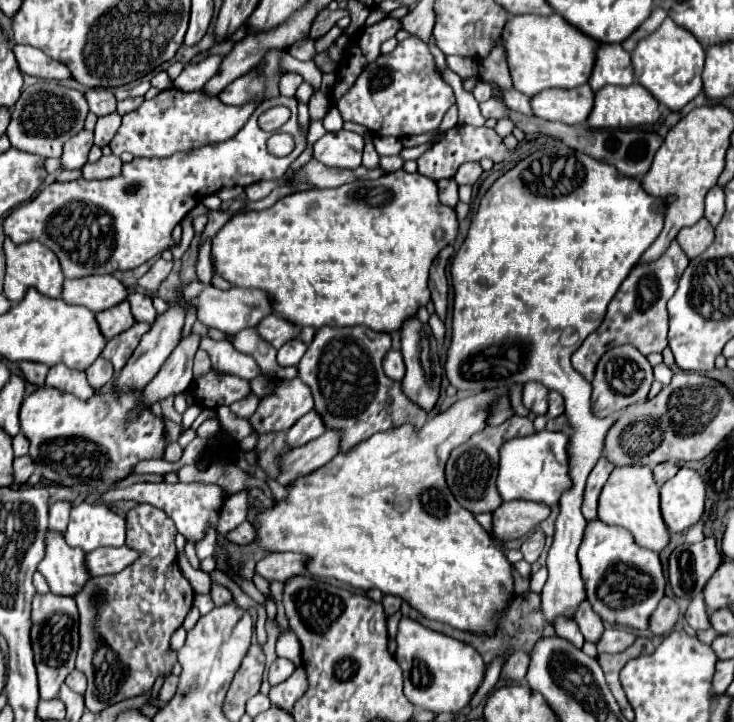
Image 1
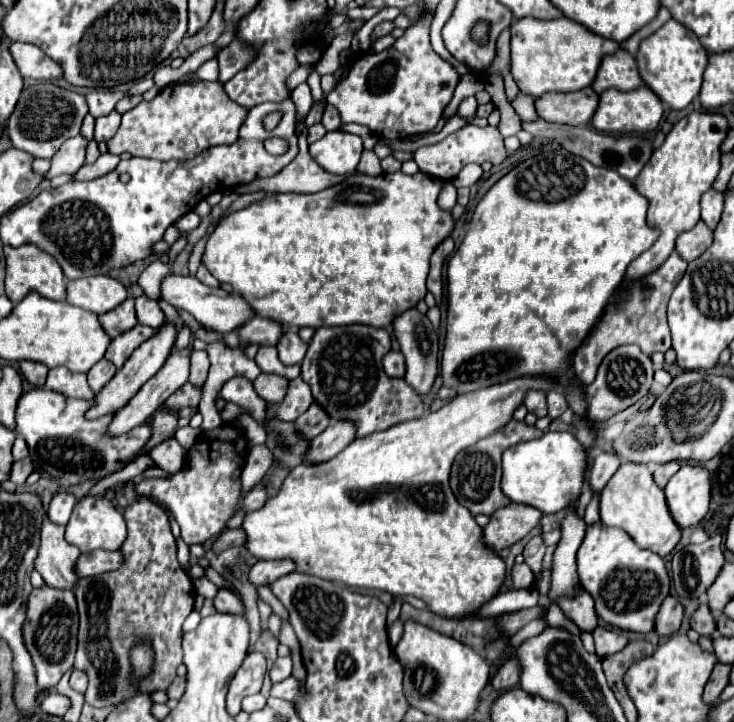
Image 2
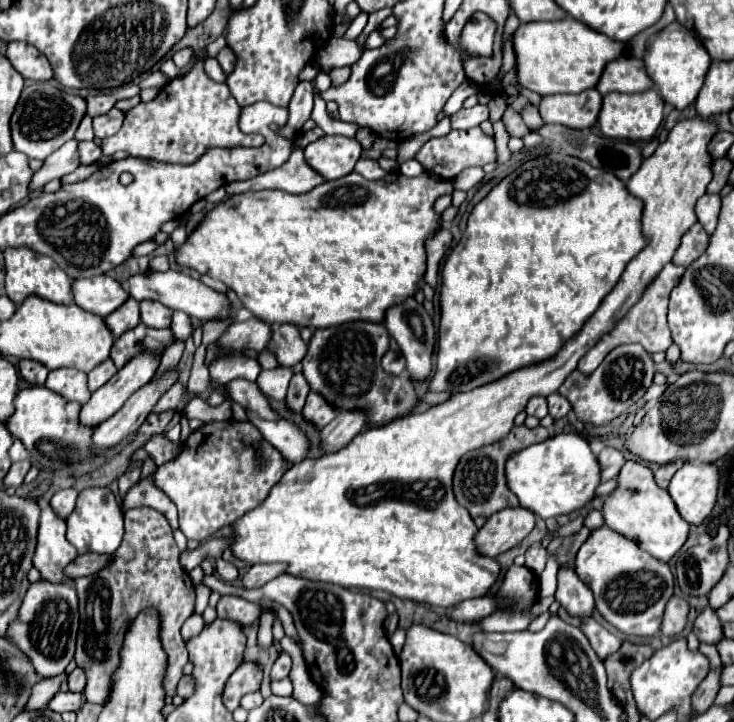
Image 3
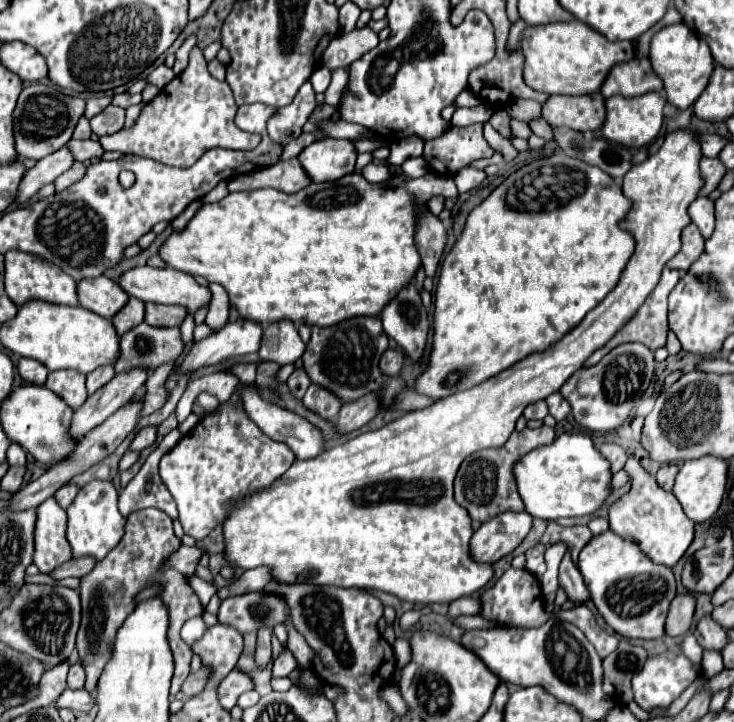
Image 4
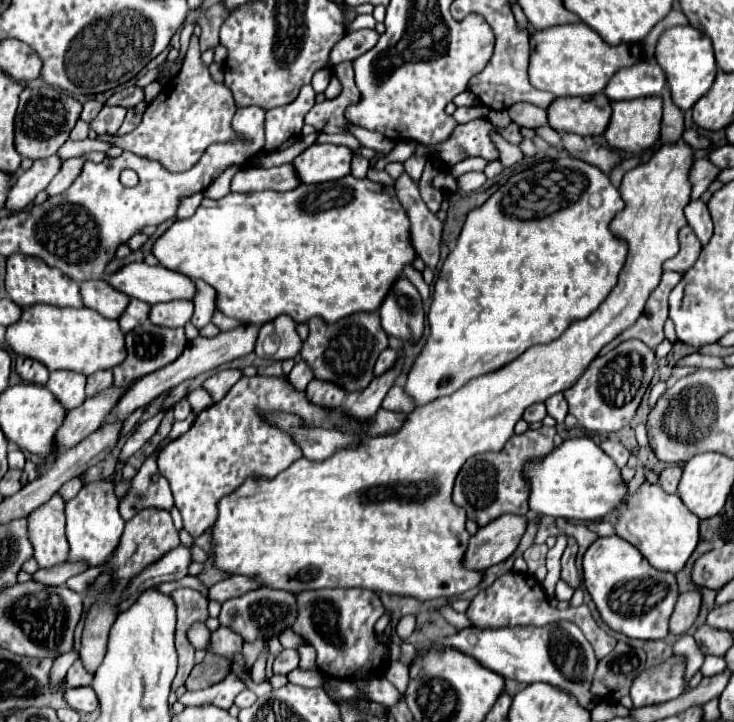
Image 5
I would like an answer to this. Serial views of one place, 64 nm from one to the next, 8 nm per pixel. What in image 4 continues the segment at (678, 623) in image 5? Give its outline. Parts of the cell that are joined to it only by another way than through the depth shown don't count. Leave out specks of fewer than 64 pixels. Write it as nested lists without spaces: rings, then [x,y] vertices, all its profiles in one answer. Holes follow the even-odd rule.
[[[690,592],[678,594],[670,604],[670,612],[668,612],[668,620],[666,620],[666,632],[670,636],[686,634],[692,626],[694,608],[696,608],[696,598]]]

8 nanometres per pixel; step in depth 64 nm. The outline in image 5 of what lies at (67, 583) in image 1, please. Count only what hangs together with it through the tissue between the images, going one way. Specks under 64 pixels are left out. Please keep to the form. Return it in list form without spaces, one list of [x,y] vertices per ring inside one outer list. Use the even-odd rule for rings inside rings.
[[[54,494],[46,504],[28,514],[28,534],[40,568],[66,560],[68,542],[64,536],[64,498],[60,494]]]

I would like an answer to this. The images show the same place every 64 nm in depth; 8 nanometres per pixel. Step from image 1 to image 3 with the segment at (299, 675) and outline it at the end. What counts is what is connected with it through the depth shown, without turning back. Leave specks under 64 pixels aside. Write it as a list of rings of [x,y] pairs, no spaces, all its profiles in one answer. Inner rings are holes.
[[[290,678],[274,680],[274,682],[272,682],[272,694],[278,694],[278,696],[290,696],[290,694],[292,694],[292,682],[290,682]]]

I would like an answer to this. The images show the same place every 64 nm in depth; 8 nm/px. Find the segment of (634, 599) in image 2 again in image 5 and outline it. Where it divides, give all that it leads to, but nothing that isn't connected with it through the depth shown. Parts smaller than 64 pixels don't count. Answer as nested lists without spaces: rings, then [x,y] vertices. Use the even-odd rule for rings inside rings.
[[[620,536],[598,538],[584,554],[584,584],[592,596],[600,618],[628,638],[658,640],[666,638],[668,620],[678,600],[676,578],[670,572],[658,572],[630,542]]]

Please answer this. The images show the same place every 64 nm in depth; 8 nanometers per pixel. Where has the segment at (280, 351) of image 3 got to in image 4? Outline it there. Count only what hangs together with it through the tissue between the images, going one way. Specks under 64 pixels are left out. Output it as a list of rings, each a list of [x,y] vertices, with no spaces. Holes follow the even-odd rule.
[[[278,320],[264,330],[264,340],[262,340],[258,356],[260,356],[260,360],[272,360],[278,364],[288,364],[288,362],[296,362],[302,356],[304,348],[306,348],[306,344],[300,340],[298,330],[292,324],[292,320]],[[270,336],[278,338],[276,350],[268,348],[268,344],[266,344],[266,340]]]

